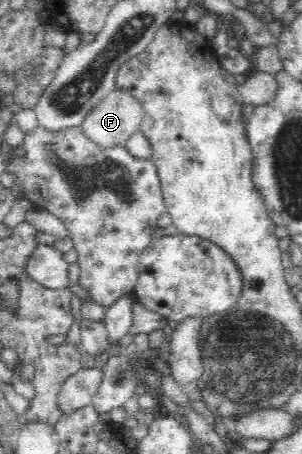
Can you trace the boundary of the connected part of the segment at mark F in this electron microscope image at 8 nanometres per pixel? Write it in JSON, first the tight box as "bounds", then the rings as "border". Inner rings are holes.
{"bounds":[80,90,143,149],"border":[[[114,90],[85,117],[80,129],[101,149],[108,149],[124,146],[143,119],[142,104],[129,92]]]}

